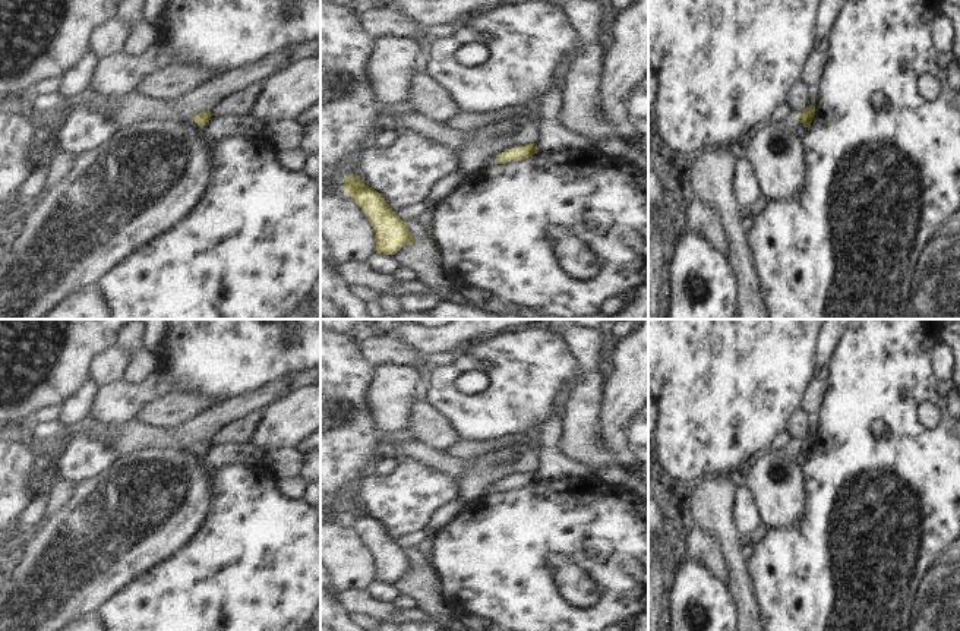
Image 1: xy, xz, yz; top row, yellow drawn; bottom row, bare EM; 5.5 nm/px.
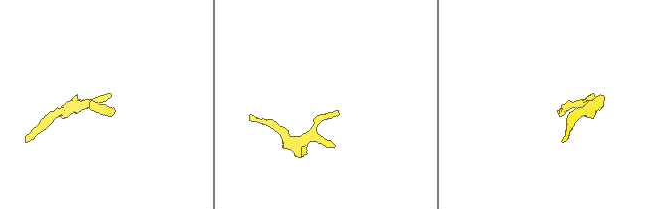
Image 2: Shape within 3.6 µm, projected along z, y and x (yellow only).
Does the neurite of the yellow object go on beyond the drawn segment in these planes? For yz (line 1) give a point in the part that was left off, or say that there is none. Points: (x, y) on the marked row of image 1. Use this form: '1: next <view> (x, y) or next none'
1: next none

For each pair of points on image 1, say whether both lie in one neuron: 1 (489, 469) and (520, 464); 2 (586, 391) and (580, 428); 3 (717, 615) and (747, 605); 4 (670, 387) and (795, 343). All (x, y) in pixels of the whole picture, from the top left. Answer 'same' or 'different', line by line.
1: same
2: same
3: different
4: same

